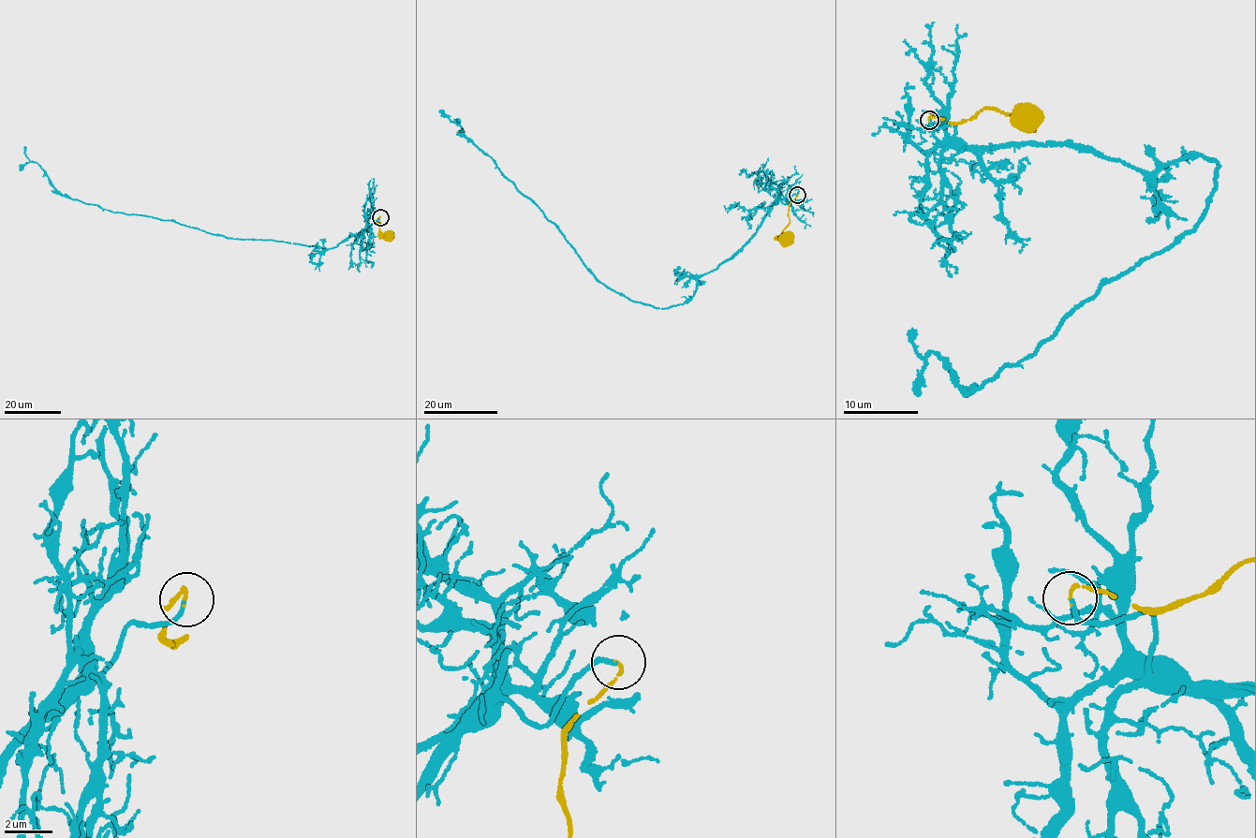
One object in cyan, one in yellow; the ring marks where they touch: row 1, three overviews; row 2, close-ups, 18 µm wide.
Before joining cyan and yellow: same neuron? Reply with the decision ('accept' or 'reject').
accept

